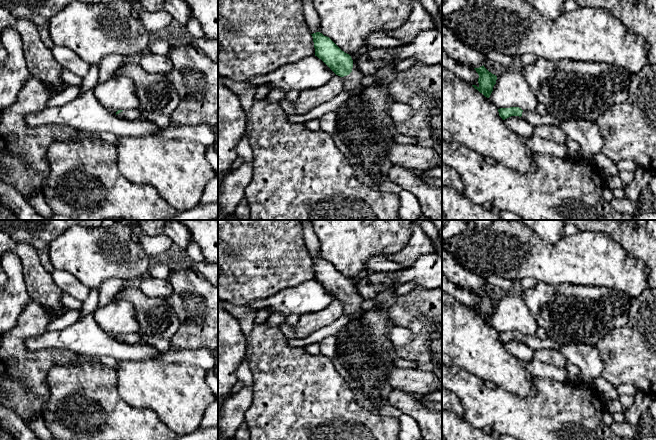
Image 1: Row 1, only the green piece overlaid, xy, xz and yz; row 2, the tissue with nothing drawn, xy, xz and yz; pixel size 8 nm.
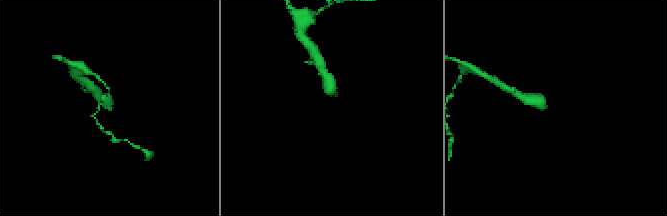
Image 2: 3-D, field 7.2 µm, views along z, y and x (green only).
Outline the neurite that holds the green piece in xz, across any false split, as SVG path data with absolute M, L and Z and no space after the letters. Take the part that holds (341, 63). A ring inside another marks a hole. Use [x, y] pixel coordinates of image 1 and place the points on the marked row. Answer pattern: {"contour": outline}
{"contour": "M320 32L311 34L313 37L315 56L321 59L336 75L343 78L346 91L350 92L350 98L358 96L364 87L362 79L364 75L353 66L351 56L342 51L329 37L324 36Z"}

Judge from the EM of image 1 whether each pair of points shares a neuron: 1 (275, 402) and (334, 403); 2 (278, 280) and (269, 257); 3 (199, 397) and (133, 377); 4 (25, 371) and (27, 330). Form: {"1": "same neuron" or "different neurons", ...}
{"1": "same neuron", "2": "same neuron", "3": "same neuron", "4": "same neuron"}

